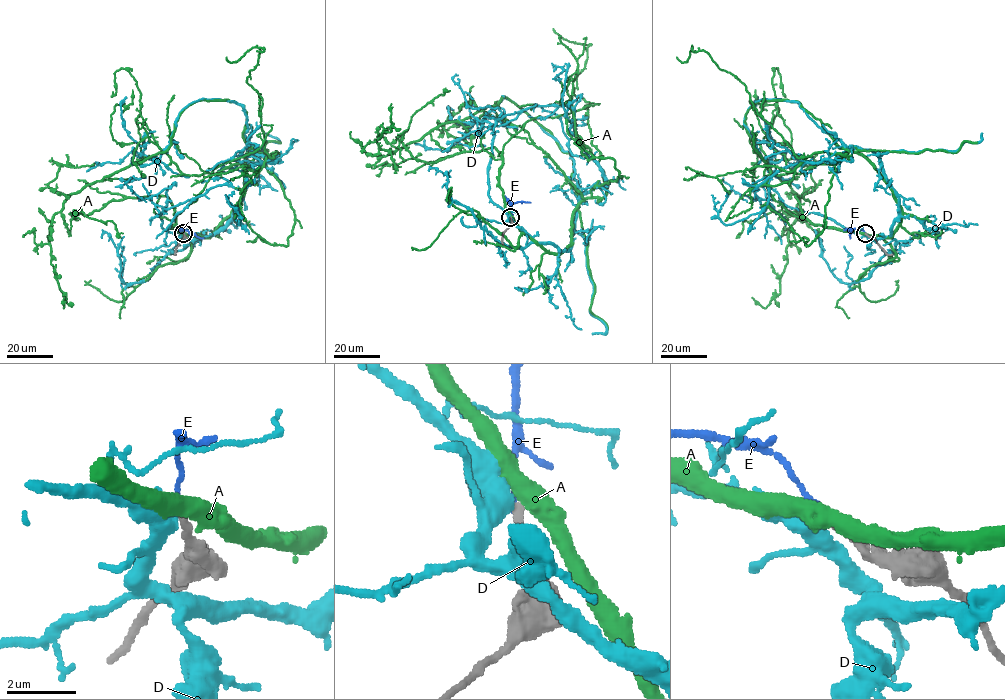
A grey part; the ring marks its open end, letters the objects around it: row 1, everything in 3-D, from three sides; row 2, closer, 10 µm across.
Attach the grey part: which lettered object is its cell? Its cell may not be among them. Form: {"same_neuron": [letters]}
{"same_neuron": []}

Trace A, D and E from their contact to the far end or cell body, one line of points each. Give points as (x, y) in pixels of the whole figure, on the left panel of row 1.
A: (184, 234), (209, 236), (244, 189), (236, 101), (188, 105), (165, 151), (65, 201), (48, 238), (64, 297)
D: (183, 234), (213, 235), (233, 216), (251, 147), (244, 108), (190, 103), (154, 162), (124, 128), (126, 96)
E: (183, 233), (183, 228), (203, 238)

